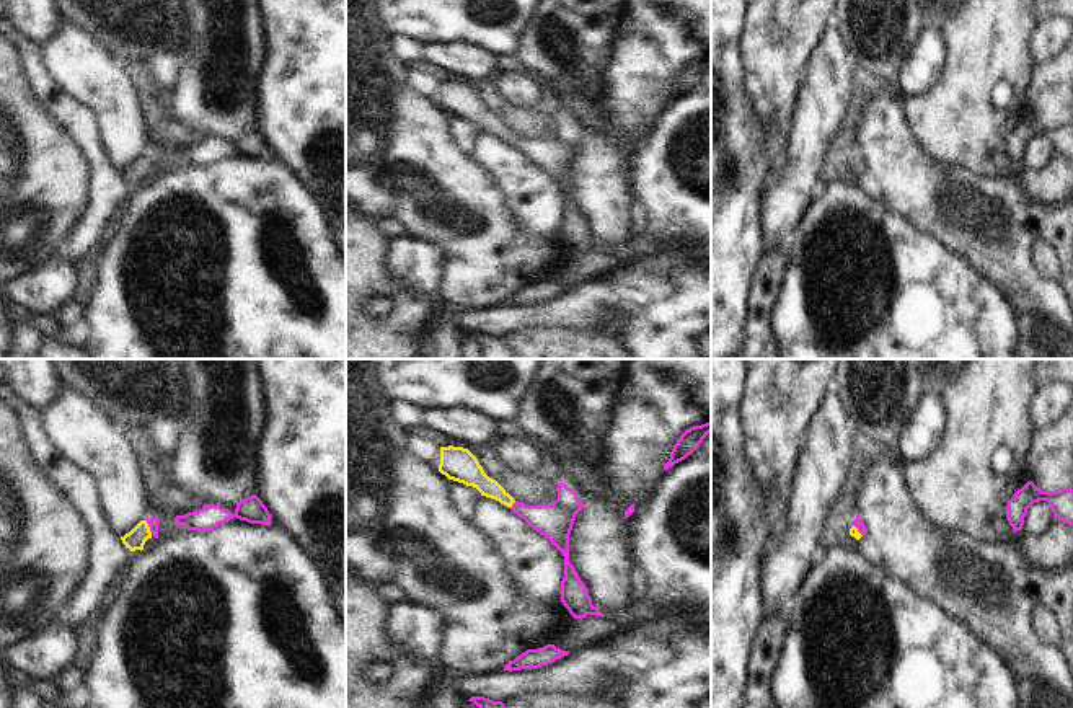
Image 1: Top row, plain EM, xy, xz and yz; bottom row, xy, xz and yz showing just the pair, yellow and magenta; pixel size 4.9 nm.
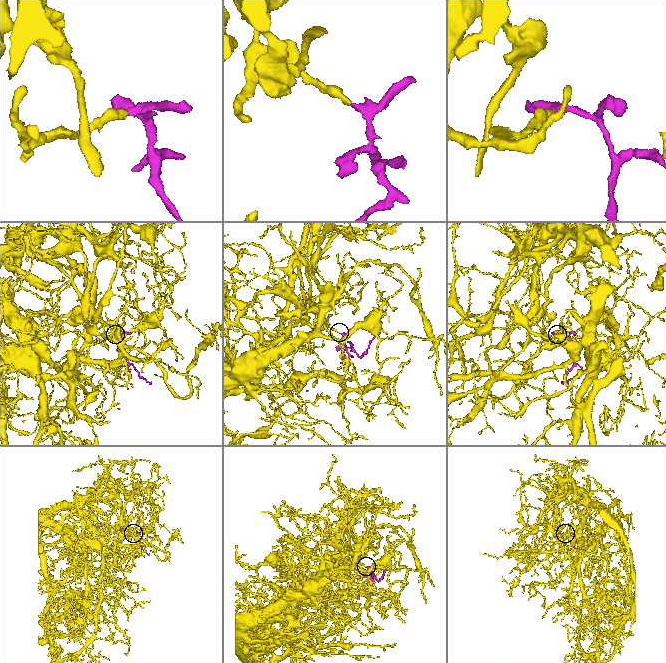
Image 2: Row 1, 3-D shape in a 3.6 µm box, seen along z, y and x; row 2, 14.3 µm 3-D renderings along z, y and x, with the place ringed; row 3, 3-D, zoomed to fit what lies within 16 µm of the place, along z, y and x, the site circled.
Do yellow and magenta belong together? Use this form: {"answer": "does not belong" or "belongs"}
{"answer": "belongs"}

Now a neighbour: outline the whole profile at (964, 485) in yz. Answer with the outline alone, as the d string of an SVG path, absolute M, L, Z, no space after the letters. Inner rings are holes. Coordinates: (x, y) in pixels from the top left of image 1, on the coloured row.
M967 359L957 377L943 393L946 432L939 447L925 460L902 465L902 473L915 504L941 530L957 530L982 543L1011 540L1013 527L1006 506L1029 480L1026 458L1035 434L1029 405L1039 390L1037 359Z

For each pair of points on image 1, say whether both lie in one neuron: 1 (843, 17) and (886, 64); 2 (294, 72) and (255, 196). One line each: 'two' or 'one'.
1: one
2: two

